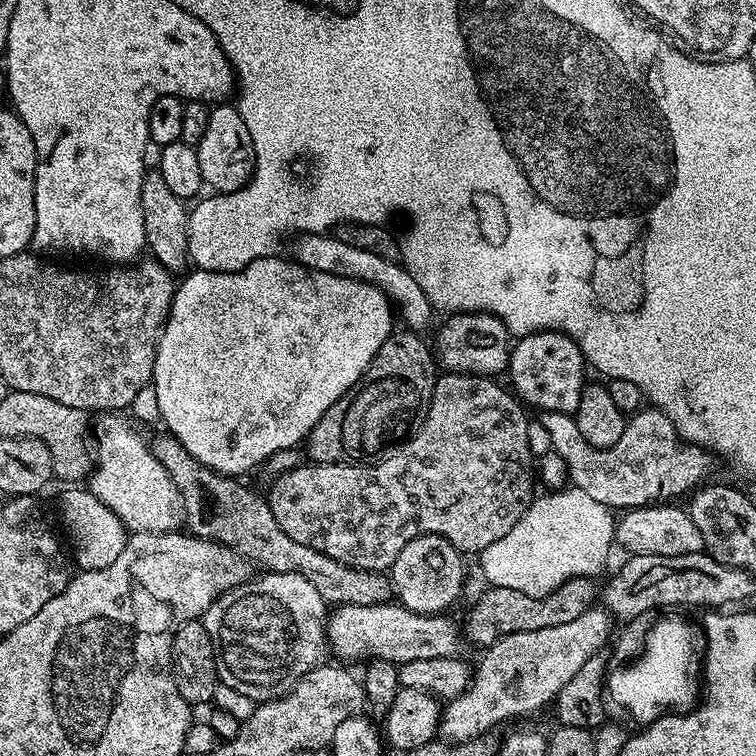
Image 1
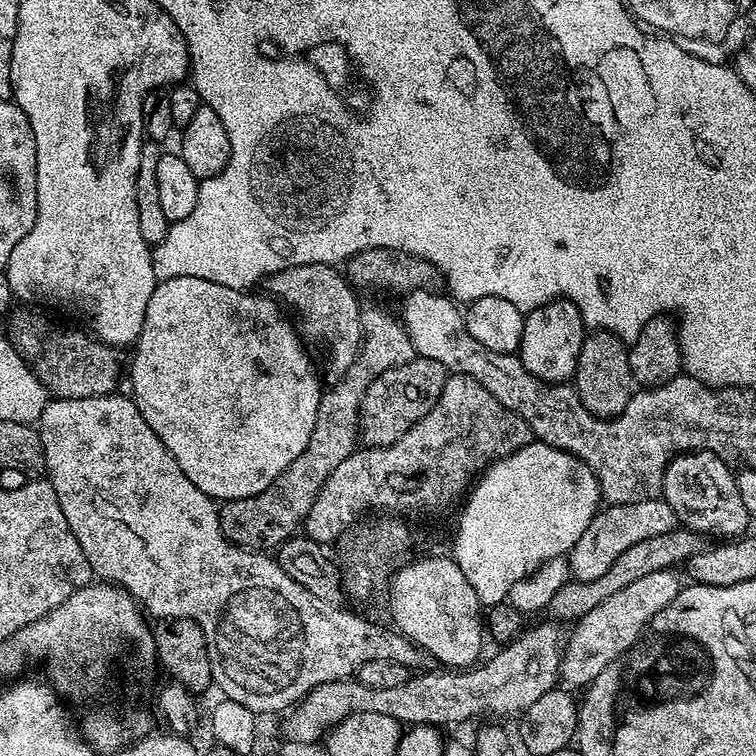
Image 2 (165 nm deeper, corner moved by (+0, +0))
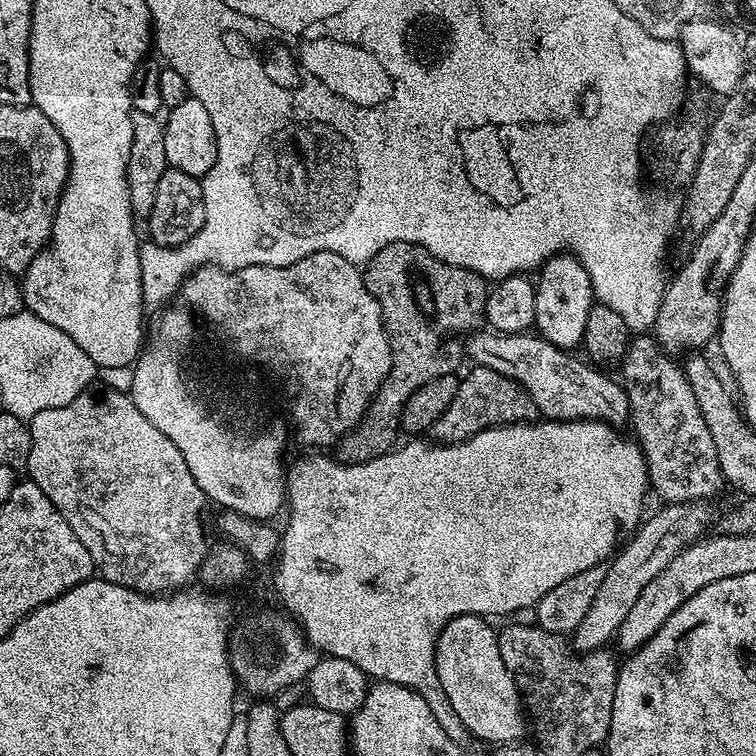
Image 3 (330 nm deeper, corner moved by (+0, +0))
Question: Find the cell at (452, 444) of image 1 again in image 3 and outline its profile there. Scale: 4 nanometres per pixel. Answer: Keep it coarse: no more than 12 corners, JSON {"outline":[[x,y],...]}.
{"outline":[[472,366],[433,441],[461,444],[487,428],[537,419],[521,384]]}

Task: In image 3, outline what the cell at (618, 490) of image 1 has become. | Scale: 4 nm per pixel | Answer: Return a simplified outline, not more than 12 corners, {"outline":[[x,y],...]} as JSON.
{"outline":[[477,330],[473,365],[546,420],[630,420],[619,379],[538,334]]}

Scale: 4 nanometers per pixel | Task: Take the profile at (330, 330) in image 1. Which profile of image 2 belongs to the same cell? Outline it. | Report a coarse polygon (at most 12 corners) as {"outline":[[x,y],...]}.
{"outline":[[157,283],[132,392],[217,502],[310,442],[320,380],[267,294]]}

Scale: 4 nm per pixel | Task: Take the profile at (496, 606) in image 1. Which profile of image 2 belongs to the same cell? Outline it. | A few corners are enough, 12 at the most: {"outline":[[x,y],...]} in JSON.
{"outline":[[677,526],[625,550],[593,580],[569,579],[548,604],[581,620],[646,574],[703,552],[705,537]]}

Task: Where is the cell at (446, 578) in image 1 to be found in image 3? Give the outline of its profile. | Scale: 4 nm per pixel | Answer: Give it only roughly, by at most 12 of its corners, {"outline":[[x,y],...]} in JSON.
{"outline":[[455,616],[438,682],[471,737],[515,744],[526,712],[497,629]]}

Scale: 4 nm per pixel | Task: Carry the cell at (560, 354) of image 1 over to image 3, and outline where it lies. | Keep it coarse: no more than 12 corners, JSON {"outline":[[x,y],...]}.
{"outline":[[571,254],[535,277],[535,331],[581,347],[594,303],[590,274]]}

